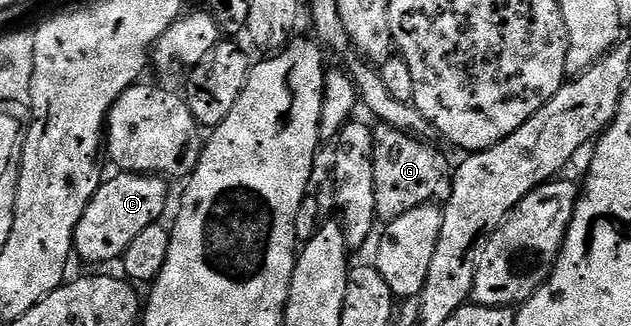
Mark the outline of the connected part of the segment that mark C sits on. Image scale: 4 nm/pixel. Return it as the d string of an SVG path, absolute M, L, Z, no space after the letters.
M121 172L114 180L106 179L99 186L95 198L91 198L91 202L75 230L73 247L76 255L82 256L89 264L105 264L108 260L120 261L121 257L125 255L127 246L131 246L131 242L135 242L135 238L139 238L139 234L143 234L143 230L147 230L147 226L158 223L162 219L165 203L169 200L169 188L165 184L168 183L160 176L136 172Z

